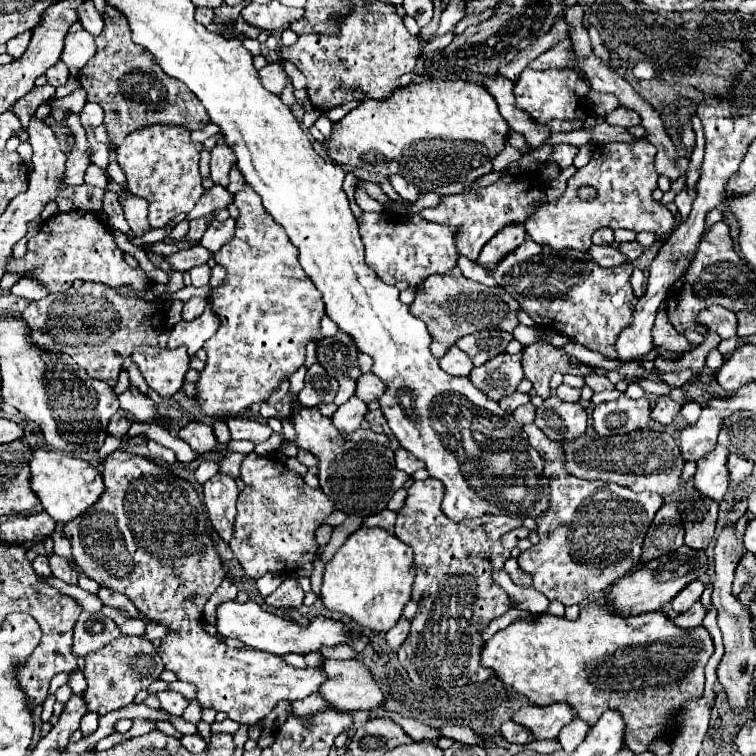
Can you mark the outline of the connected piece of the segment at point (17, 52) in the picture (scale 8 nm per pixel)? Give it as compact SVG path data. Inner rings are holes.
M27 31L27 33L21 33L21 35L17 35L17 37L13 37L11 41L7 41L7 53L9 55L13 55L15 59L17 57L21 57L23 53L25 53L25 49L27 49L27 41L31 39L31 31Z

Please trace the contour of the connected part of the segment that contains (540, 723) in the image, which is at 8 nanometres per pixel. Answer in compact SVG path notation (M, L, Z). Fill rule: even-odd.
M553 703L547 707L529 705L519 709L511 719L531 729L537 741L555 741L559 731L575 719L575 711L569 703Z

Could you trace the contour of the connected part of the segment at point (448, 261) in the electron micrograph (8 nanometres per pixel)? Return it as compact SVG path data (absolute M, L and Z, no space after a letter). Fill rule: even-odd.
M363 213L359 219L359 233L367 253L367 265L385 281L395 285L405 279L419 285L433 273L447 273L455 267L459 251L453 243L453 233L439 223L431 223L419 215L389 215Z

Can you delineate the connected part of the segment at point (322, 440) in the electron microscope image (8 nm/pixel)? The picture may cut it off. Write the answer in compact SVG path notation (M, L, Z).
M299 401L291 403L291 423L297 433L297 447L311 451L315 457L319 457L319 483L323 493L335 501L335 507L339 511L345 511L347 515L359 513L359 515L371 515L387 507L387 501L393 497L393 493L403 487L407 481L407 473L395 469L393 451L389 447L383 447L379 443L371 441L347 441L339 435L339 431L331 425L331 419L321 415L317 407L303 407Z

